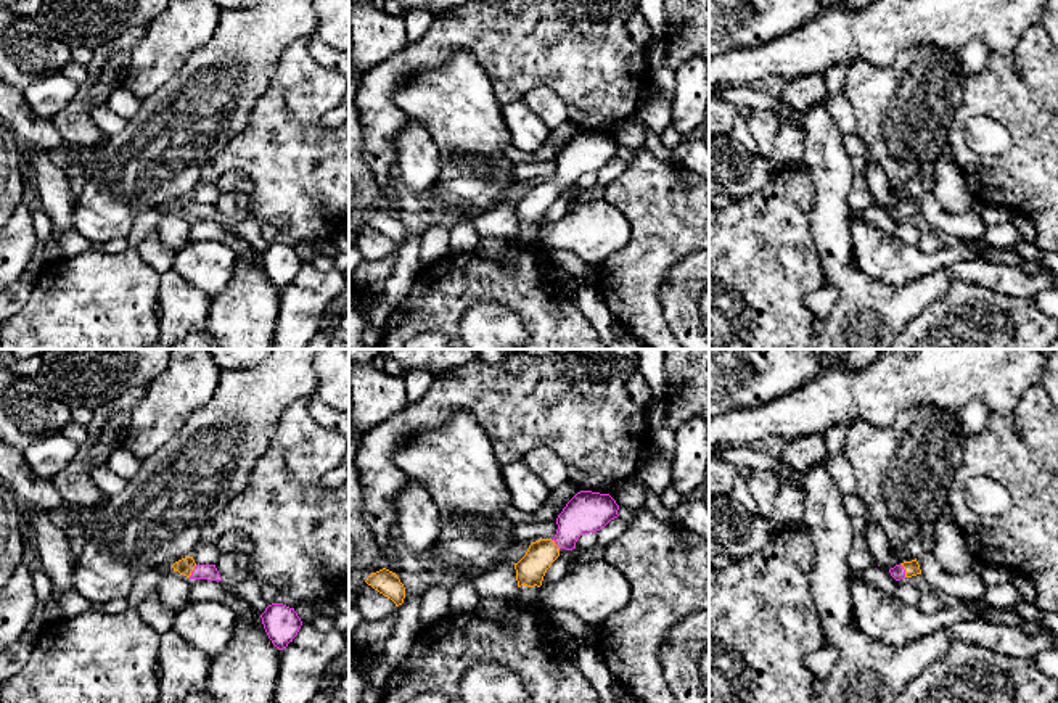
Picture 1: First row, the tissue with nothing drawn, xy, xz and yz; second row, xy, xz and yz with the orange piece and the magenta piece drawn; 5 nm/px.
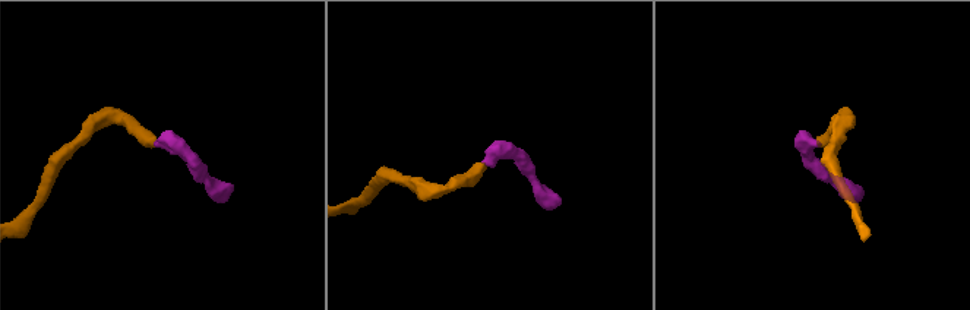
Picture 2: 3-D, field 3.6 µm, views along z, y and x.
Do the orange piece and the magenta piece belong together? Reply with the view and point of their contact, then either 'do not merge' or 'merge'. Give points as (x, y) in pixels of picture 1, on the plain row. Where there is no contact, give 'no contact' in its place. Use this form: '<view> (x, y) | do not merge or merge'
yz (904, 208) | merge

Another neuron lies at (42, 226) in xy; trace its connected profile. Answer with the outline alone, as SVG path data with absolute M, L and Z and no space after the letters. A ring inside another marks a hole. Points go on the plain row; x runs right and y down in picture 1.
M34 209L32 217L34 217L34 232L35 232L37 245L35 245L35 253L29 261L26 270L39 275L40 270L47 265L45 246L50 240L51 220L43 212L43 209Z

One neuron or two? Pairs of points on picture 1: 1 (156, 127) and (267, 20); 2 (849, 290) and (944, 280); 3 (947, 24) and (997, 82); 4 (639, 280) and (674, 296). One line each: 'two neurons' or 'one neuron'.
1: one neuron
2: one neuron
3: two neurons
4: two neurons

